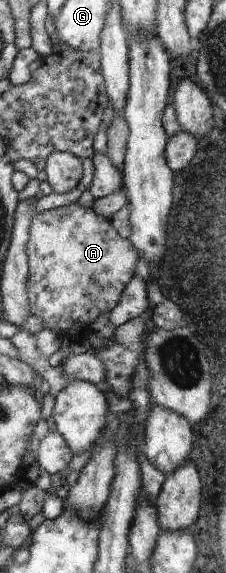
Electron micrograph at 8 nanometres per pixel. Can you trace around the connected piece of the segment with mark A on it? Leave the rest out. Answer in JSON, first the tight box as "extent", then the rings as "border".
{"extent":[25,202,139,337],"border":[[[77,202],[36,214],[25,248],[31,314],[40,316],[45,328],[60,330],[62,334],[77,325],[78,332],[87,331],[90,337],[92,322],[120,301],[124,288],[135,275],[139,257],[132,242],[120,237],[110,220]]]}

